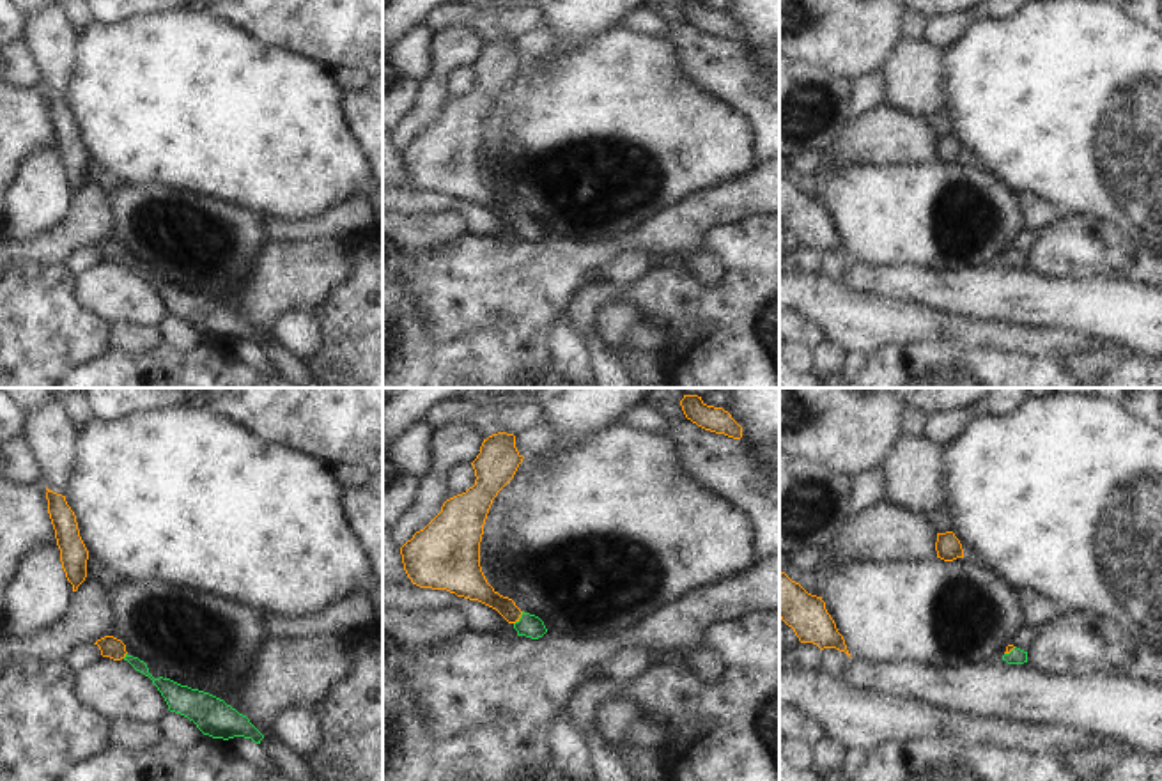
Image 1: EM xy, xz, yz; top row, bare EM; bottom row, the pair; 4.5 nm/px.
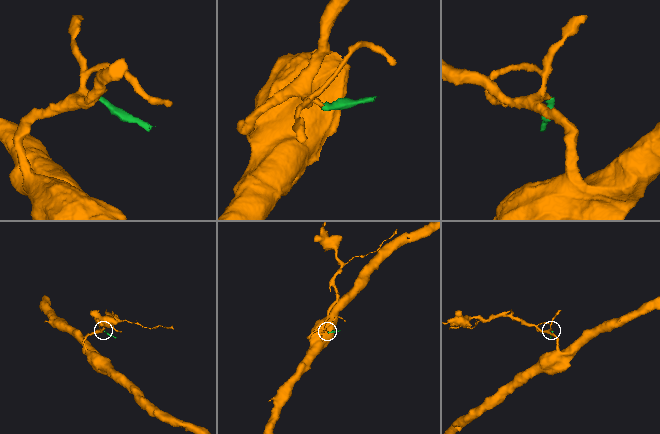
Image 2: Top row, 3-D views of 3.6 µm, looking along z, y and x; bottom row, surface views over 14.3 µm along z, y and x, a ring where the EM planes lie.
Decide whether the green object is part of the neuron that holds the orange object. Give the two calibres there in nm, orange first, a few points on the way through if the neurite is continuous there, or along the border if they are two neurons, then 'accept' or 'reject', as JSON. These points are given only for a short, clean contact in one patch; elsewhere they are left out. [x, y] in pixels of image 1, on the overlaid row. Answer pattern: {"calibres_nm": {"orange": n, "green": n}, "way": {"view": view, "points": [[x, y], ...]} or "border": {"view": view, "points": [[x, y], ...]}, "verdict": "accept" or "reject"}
{"calibres_nm": {"orange": 120, "green": 110}, "way": {"view": "xz", "points": [[473, 587], [519, 617], [530, 626]]}, "verdict": "accept"}

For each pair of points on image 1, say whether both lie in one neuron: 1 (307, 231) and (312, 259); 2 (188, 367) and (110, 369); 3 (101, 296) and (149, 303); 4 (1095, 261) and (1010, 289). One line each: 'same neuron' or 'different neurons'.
1: different neurons
2: same neuron
3: same neuron
4: different neurons

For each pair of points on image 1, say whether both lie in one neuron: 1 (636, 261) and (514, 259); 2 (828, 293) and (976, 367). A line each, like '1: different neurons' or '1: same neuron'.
1: different neurons
2: different neurons

